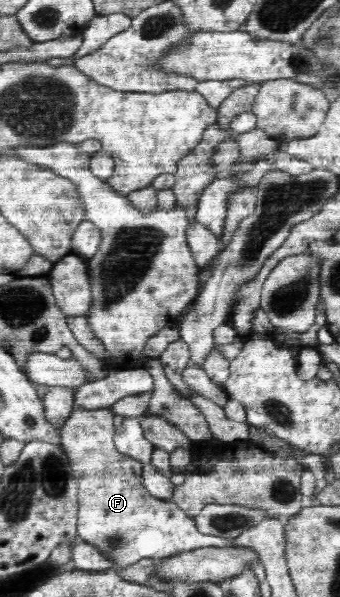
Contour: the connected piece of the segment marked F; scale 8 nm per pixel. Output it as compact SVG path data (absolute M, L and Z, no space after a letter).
M76 408L60 427L60 445L66 441L65 453L79 490L79 539L96 546L104 558L120 566L129 566L144 558L159 562L182 550L241 546L231 538L199 533L195 520L175 503L150 495L142 480L144 465L122 454L114 445L114 416L111 408Z

